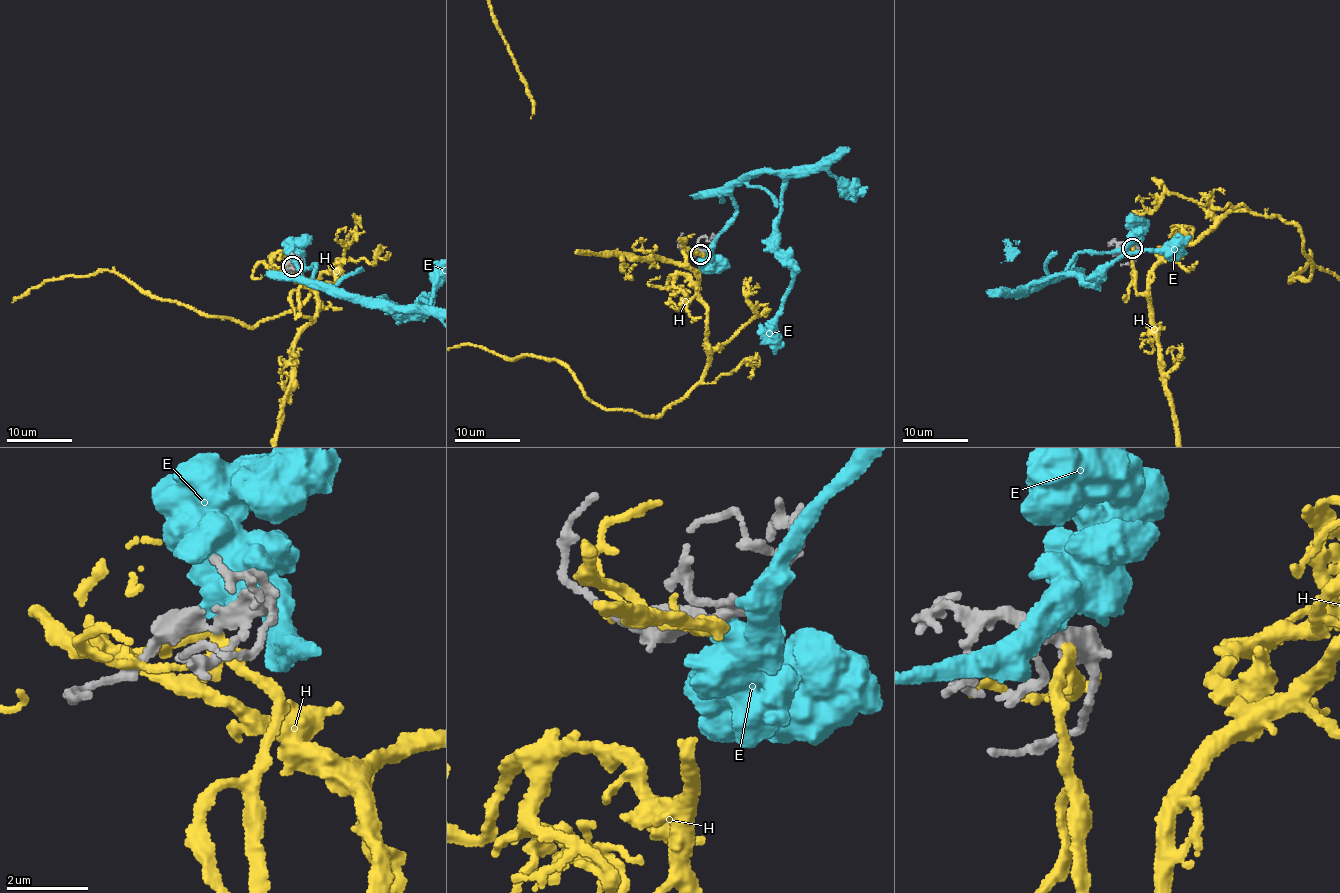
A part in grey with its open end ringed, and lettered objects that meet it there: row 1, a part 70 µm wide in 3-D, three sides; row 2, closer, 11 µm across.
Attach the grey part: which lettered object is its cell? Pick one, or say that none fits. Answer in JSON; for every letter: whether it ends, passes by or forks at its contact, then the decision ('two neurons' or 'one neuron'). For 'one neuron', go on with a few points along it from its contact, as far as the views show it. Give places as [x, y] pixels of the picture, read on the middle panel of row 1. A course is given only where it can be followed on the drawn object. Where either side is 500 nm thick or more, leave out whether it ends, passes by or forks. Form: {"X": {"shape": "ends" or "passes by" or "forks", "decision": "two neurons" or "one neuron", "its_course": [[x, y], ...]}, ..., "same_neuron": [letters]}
{"E": {"decision": "two neurons"}, "H": {"shape": "forks", "decision": "one neuron", "its_course": [[701, 254], [683, 250], [711, 350], [702, 377], [657, 416], [601, 408], [555, 359], [469, 344]]}, "same_neuron": ["H"]}

